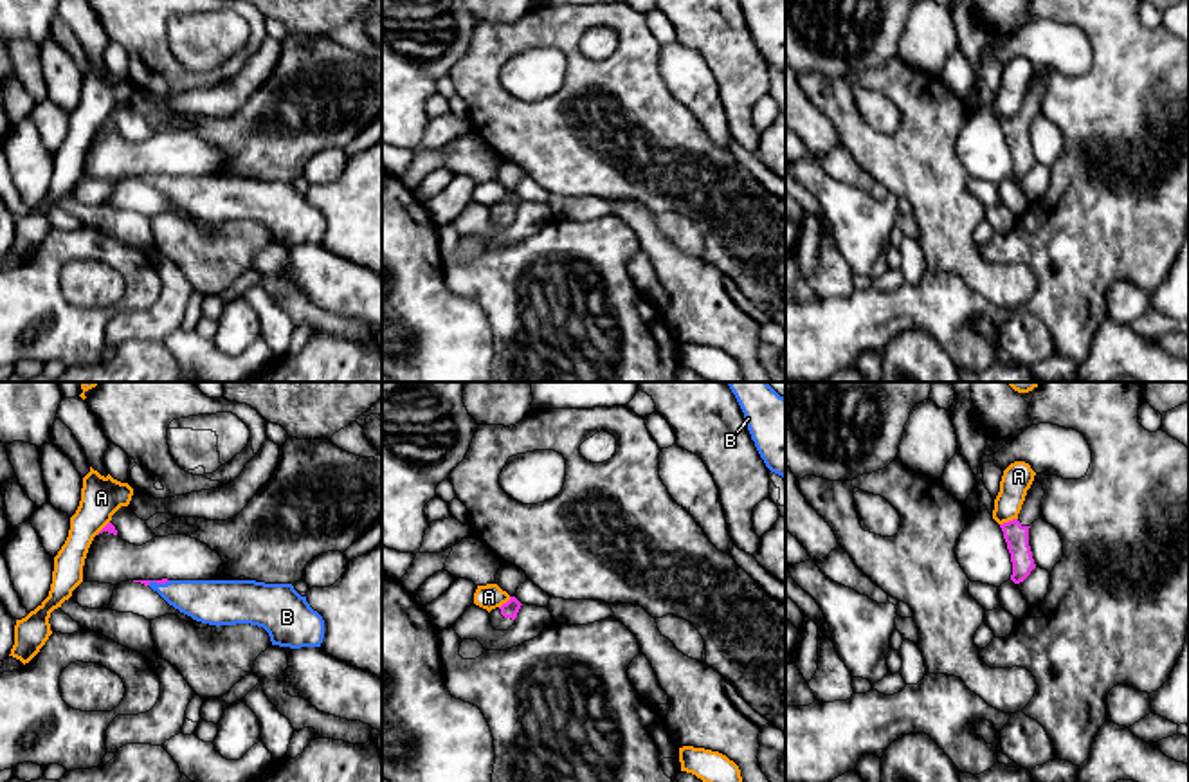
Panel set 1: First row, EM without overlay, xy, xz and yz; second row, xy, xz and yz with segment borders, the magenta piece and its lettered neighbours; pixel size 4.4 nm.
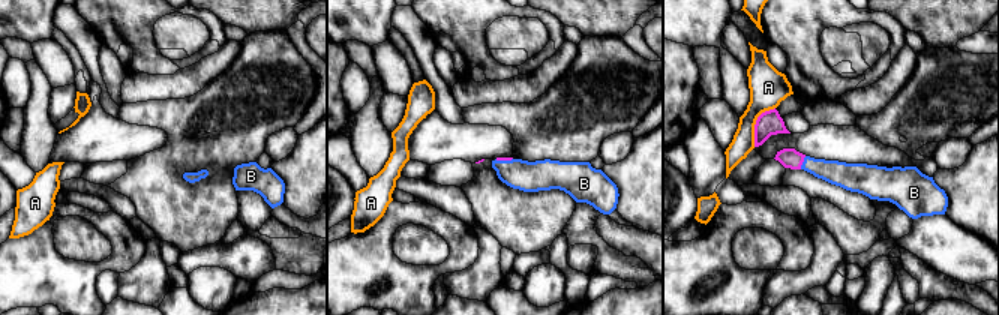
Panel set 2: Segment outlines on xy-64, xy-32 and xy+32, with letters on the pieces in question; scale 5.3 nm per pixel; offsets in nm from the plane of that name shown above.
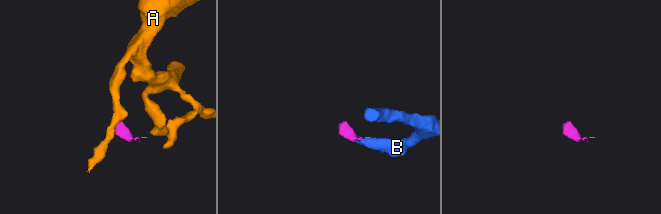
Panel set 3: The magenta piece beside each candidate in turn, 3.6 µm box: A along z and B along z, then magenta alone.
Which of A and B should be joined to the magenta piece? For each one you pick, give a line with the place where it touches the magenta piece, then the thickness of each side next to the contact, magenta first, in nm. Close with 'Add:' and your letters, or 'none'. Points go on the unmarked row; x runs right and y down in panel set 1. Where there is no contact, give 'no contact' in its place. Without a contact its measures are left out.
B: meets magenta in xy at (159, 179); 20 nm thick on the magenta side, 190 nm on the other
Add: B

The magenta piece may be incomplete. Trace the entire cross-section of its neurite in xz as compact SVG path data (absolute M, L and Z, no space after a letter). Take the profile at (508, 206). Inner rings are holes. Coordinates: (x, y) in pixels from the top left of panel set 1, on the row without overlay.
M510 193L506 200L490 207L490 218L495 227L508 227L517 214L521 198L515 193Z

